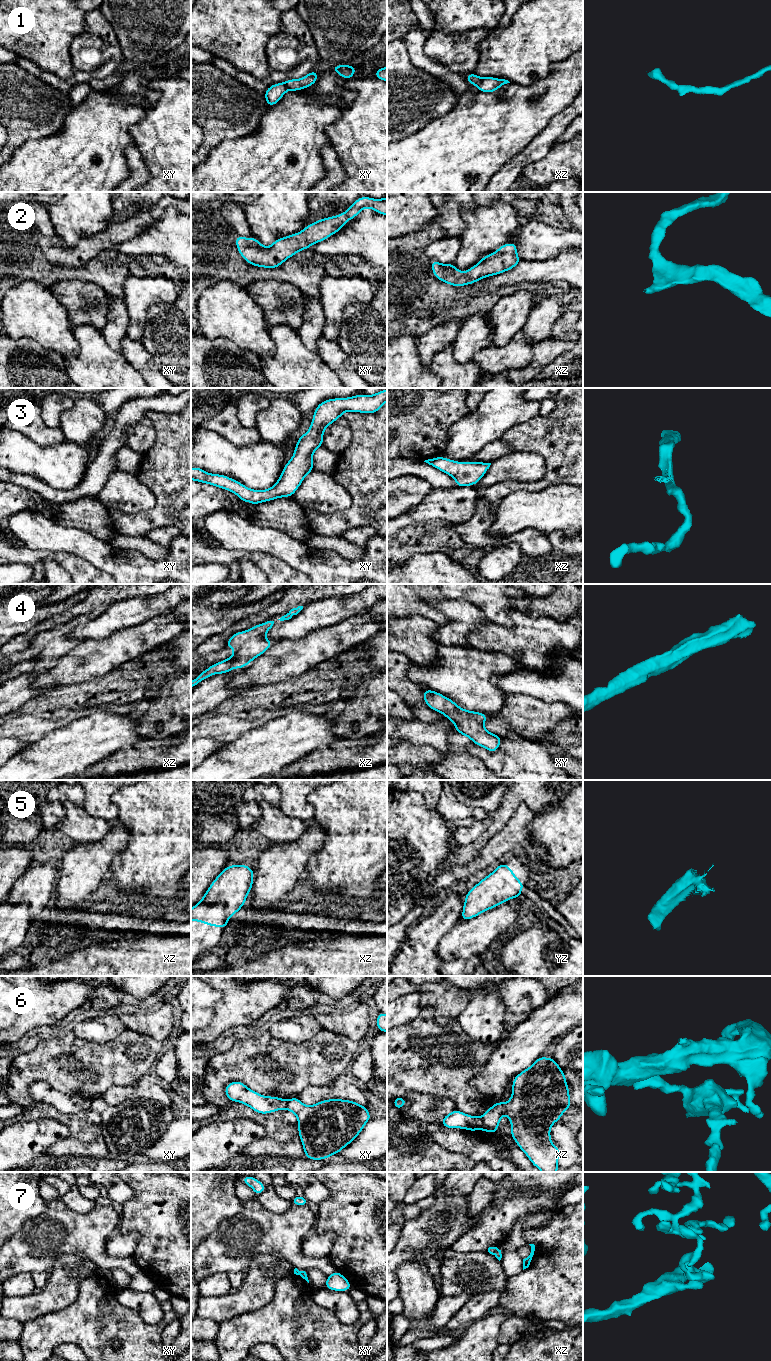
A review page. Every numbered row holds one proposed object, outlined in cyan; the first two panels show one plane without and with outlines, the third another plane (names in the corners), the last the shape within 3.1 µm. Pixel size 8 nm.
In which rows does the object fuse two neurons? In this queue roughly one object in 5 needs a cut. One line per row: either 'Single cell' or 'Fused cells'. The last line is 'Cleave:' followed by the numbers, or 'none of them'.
1: Single cell
2: Single cell
3: Single cell
4: Single cell
5: Single cell
6: Fused cells
7: Fused cells
Cleave: 6, 7

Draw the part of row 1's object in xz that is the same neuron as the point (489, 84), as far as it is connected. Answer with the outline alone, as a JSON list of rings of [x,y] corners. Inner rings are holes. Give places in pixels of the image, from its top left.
[[[475,73],[467,74],[464,77],[470,84],[477,86],[479,91],[483,93],[494,92],[504,84],[510,83],[508,80],[495,77],[481,78]]]

